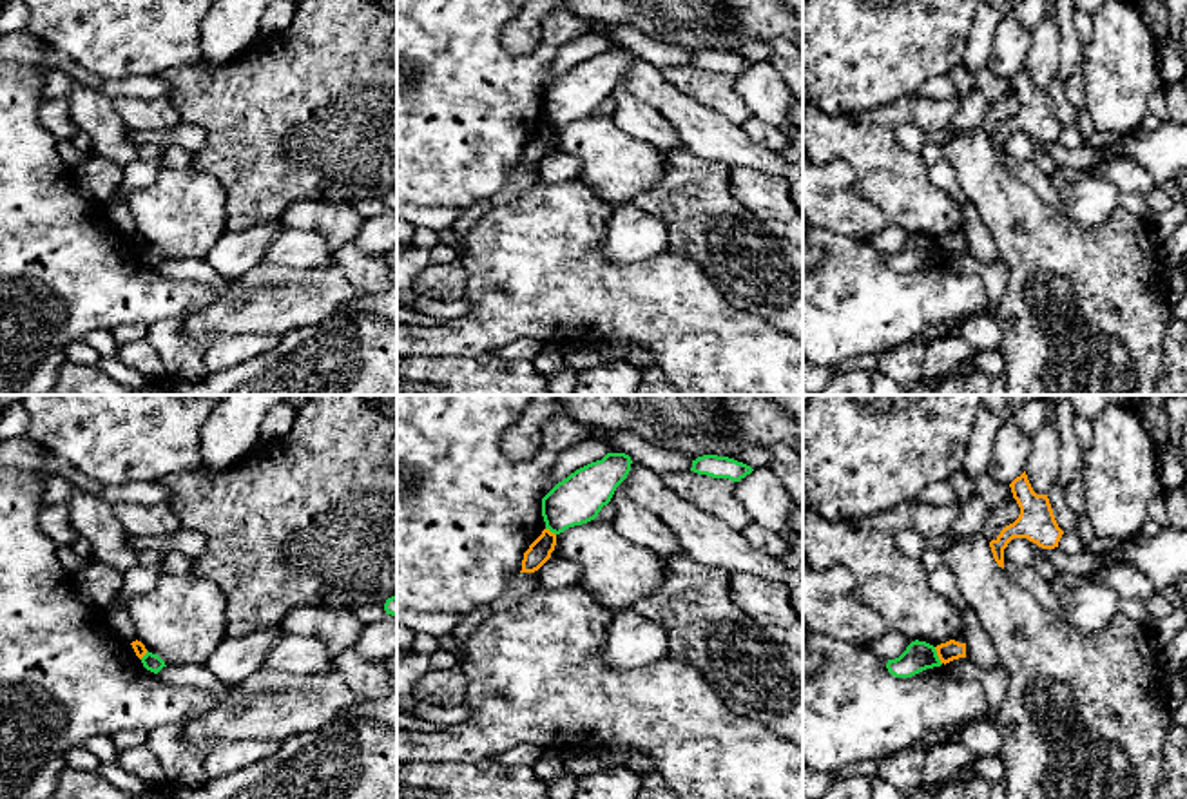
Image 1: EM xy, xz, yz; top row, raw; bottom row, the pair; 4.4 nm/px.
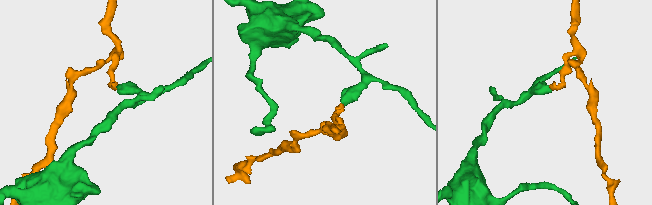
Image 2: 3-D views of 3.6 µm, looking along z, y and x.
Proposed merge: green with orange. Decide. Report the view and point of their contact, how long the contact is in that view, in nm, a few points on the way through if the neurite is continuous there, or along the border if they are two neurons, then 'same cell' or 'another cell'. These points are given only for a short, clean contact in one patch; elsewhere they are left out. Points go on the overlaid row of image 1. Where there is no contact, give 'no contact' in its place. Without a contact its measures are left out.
meets green in yz at (937, 656); contact 90 nm long; border along yz (934, 647), (941, 664); another cell

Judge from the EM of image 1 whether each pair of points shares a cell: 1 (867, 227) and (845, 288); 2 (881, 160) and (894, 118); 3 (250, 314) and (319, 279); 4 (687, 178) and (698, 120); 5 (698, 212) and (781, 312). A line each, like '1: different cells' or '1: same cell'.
1: different cells
2: different cells
3: same cell
4: different cells
5: same cell

